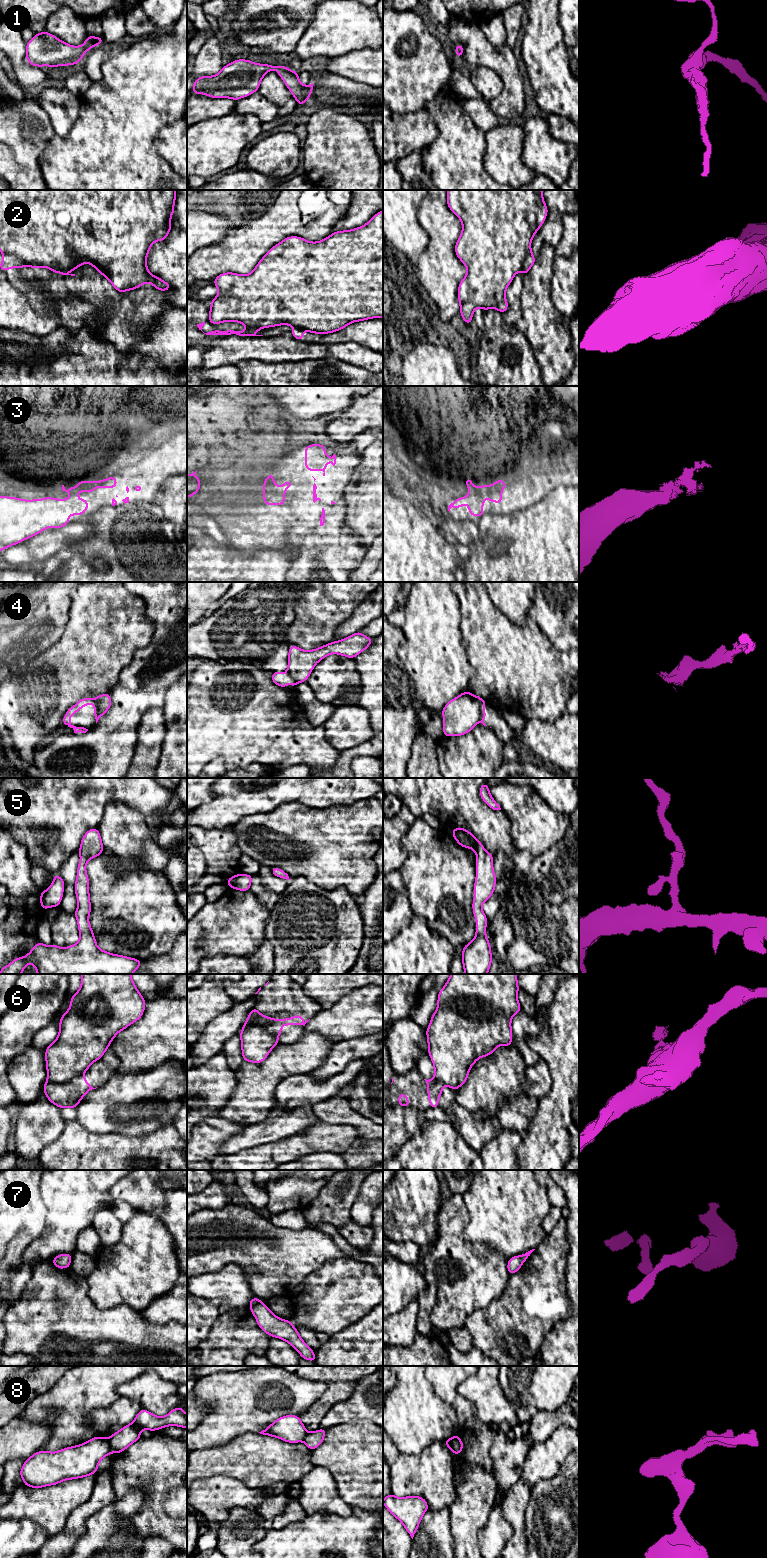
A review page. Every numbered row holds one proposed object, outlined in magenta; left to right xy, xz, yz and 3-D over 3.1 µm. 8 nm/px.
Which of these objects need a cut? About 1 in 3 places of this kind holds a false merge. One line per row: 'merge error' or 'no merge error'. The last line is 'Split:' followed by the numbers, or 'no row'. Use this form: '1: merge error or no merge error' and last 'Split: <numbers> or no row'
1: no merge error
2: merge error
3: no merge error
4: merge error
5: no merge error
6: merge error
7: no merge error
8: merge error
Split: 2, 4, 6, 8

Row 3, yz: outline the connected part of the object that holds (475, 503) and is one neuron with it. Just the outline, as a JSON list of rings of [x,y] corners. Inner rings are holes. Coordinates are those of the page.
[[[468,477],[465,479],[465,484],[468,487],[470,495],[455,499],[448,506],[449,512],[452,507],[458,510],[466,502],[468,504],[469,514],[472,516],[481,517],[485,514],[485,511],[481,510],[484,506],[485,497],[494,503],[499,503],[502,505],[502,490],[506,487],[506,483],[502,478],[500,478],[499,481],[495,481],[493,485],[476,487],[472,485],[472,478]]]

